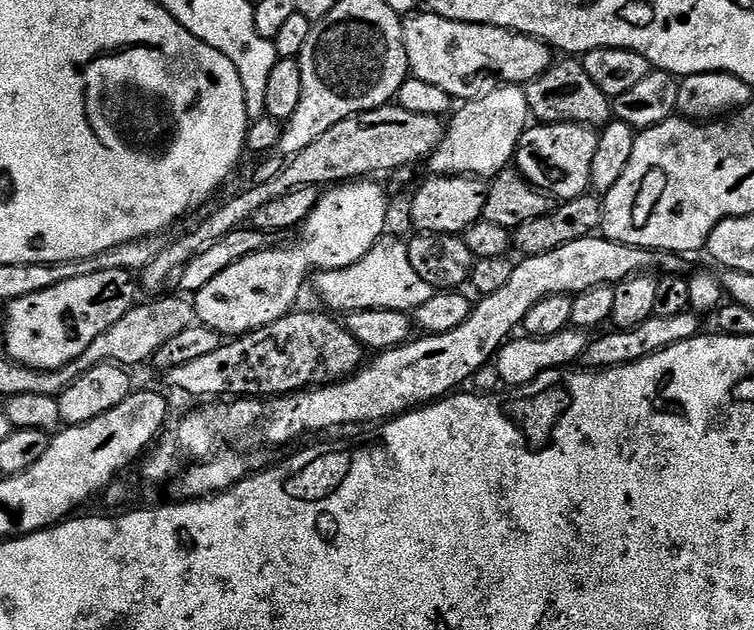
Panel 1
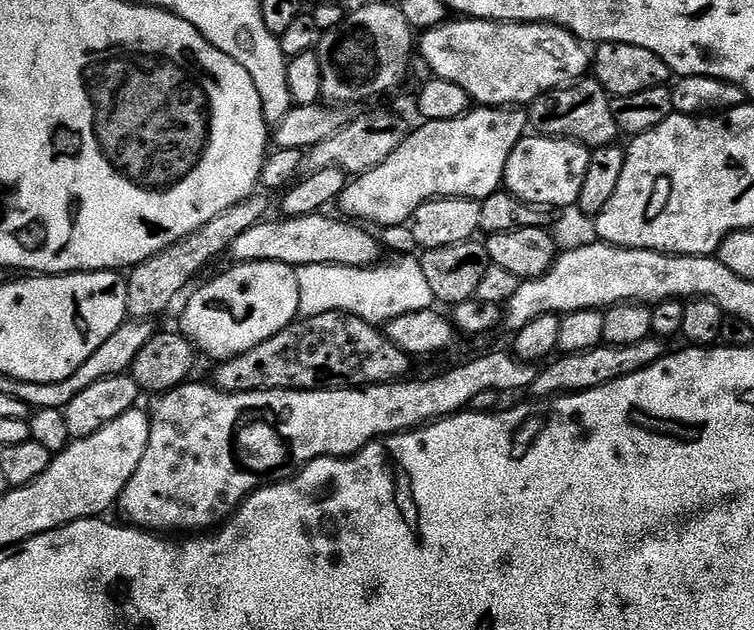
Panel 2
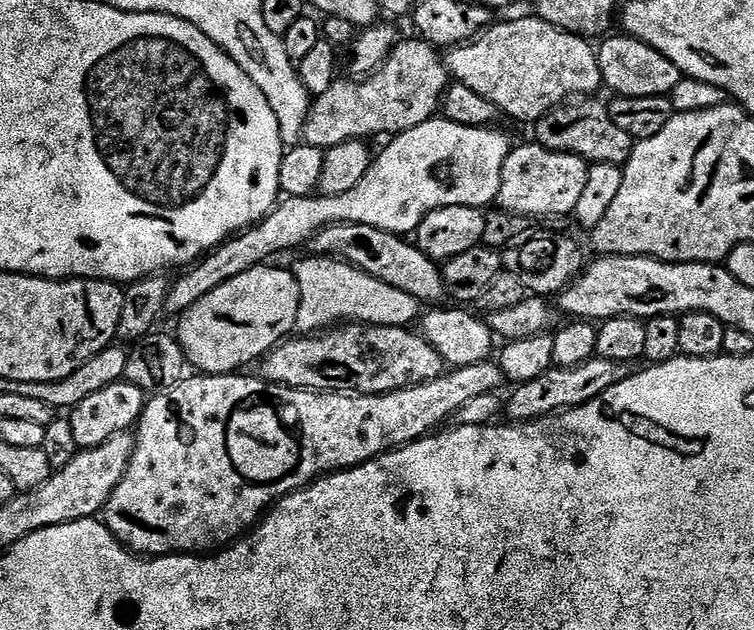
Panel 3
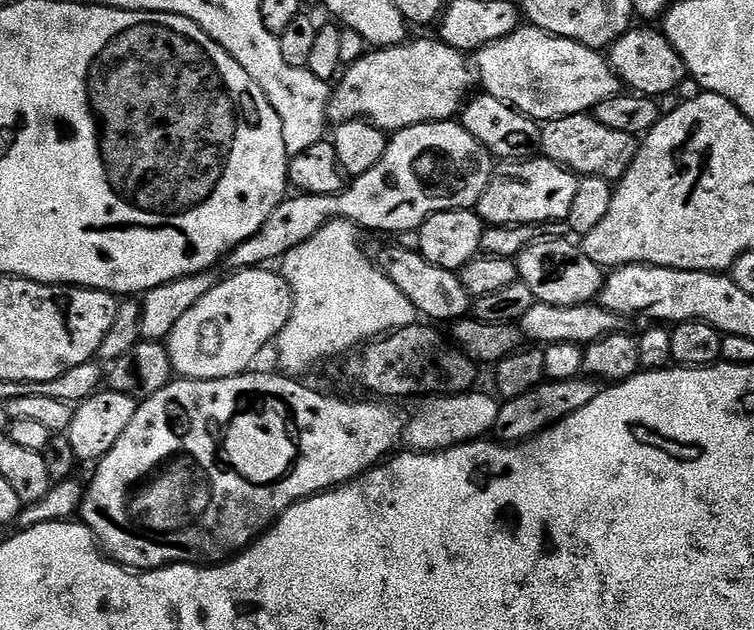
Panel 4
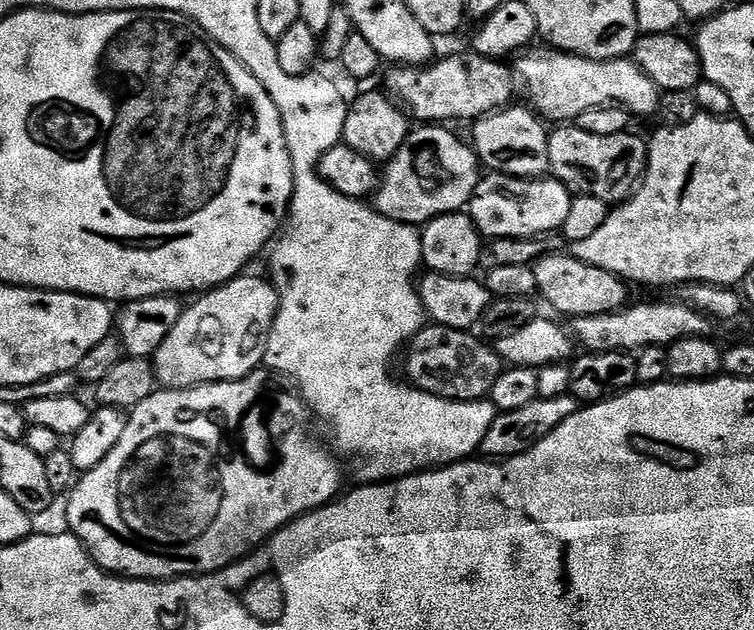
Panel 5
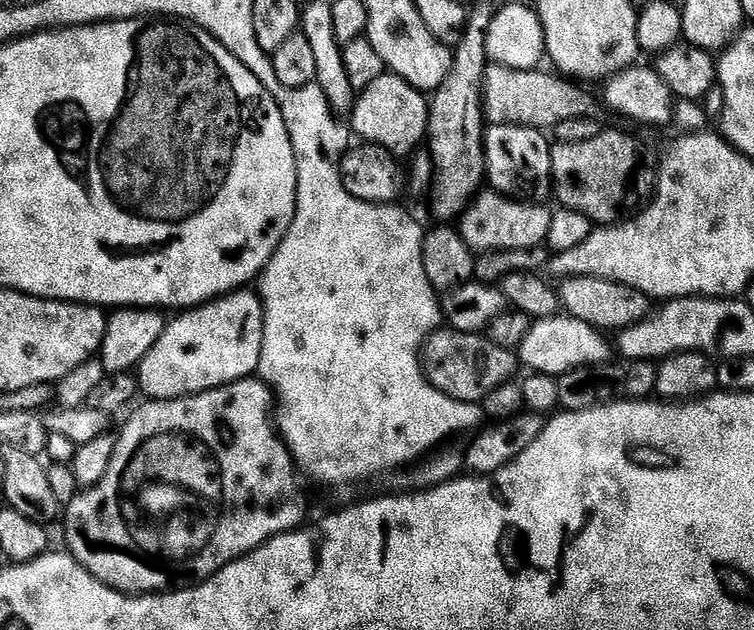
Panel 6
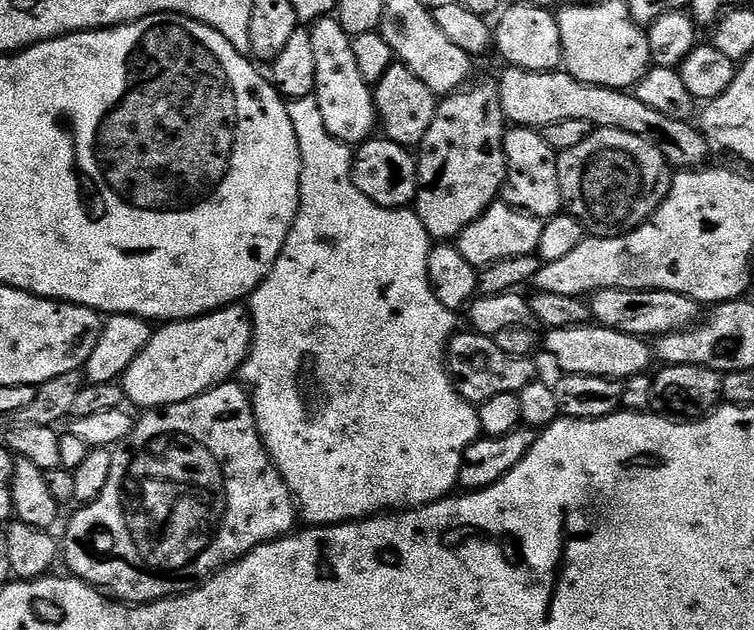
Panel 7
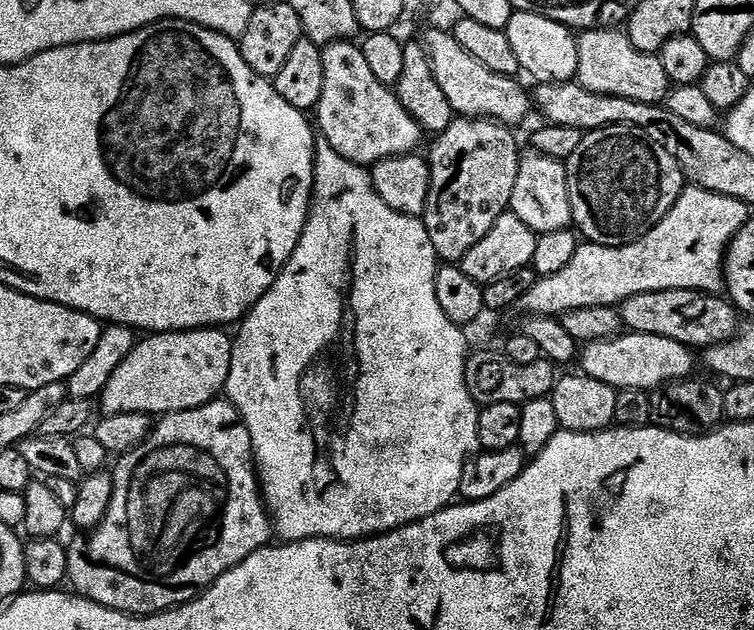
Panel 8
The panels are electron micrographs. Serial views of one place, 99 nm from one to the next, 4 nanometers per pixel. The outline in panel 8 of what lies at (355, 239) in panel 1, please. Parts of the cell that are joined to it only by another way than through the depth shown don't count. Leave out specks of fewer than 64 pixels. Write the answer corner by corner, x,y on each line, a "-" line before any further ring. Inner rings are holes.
218,328
148,334
130,350
98,397
105,413
167,414
197,408
217,399
230,374
233,337

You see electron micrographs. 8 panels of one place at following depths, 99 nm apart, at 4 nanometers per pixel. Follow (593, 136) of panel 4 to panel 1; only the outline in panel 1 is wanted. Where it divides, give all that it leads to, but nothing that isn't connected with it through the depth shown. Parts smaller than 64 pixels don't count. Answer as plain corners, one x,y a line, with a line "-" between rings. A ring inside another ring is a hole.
576,58
553,63
546,74
527,85
526,91
531,119
542,124
587,124
599,130
613,119
612,100
590,82
590,74
586,74
583,63

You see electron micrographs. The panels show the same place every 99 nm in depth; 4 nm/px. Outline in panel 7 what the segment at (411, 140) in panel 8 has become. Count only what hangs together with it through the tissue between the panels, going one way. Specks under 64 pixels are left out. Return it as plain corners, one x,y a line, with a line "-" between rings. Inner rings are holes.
335,15
323,16
310,28
310,42
314,46
314,66
316,67
315,97
322,110
322,120
326,122
326,130
342,143
359,146
377,131
378,117
373,89
362,78
358,70
358,62
354,59
352,49
353,37
342,30
340,21

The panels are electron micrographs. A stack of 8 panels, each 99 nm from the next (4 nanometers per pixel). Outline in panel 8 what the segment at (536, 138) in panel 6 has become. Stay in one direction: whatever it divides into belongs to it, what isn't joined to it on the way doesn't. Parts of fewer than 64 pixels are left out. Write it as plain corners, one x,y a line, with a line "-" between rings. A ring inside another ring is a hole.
539,154
521,155
508,208
537,234
566,232
573,227
565,161

